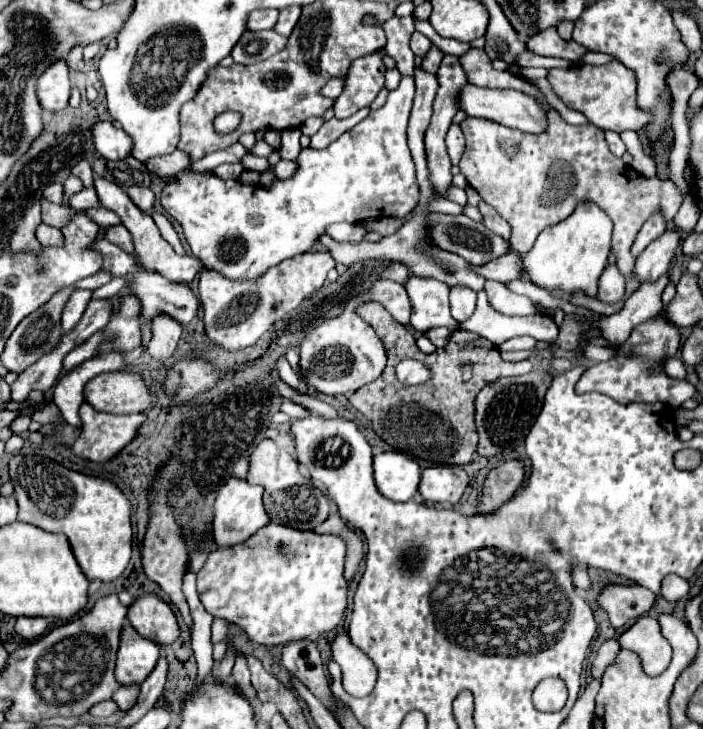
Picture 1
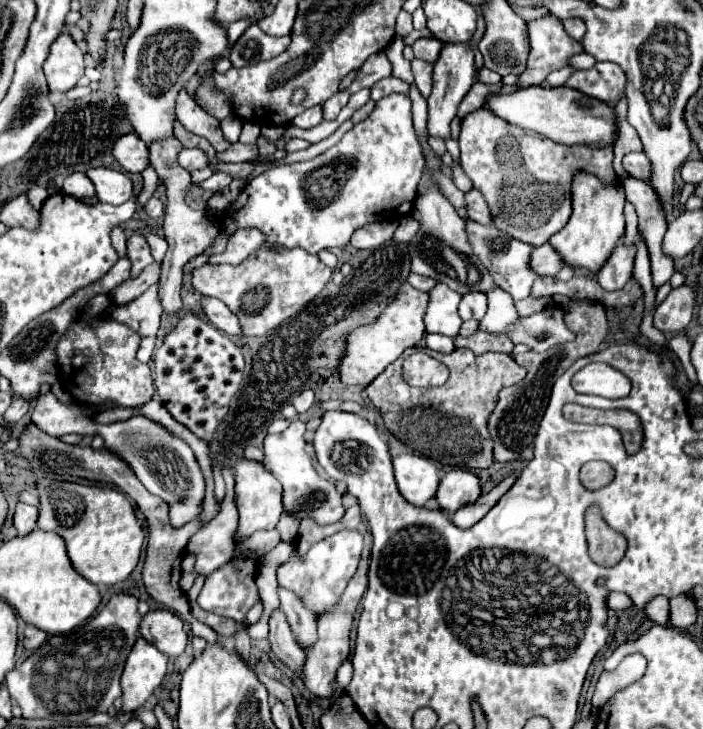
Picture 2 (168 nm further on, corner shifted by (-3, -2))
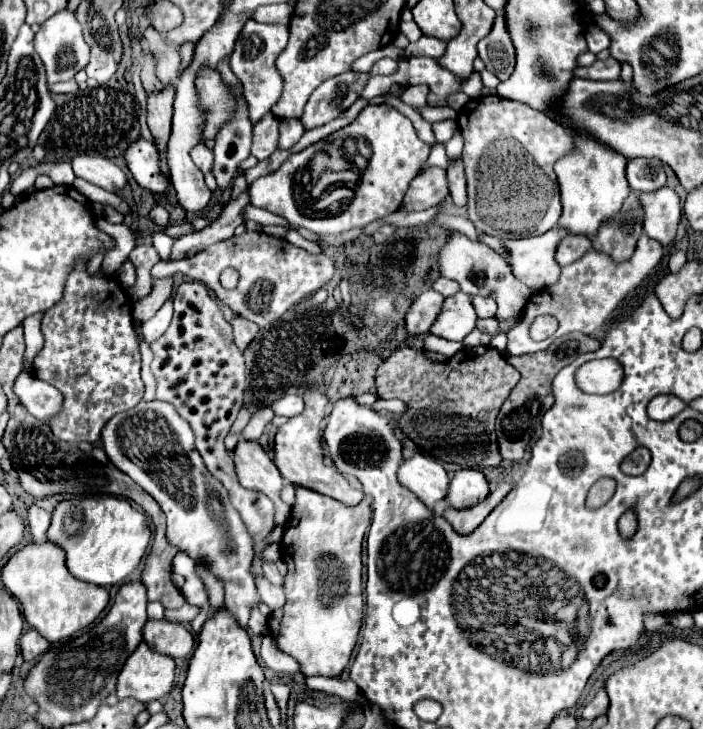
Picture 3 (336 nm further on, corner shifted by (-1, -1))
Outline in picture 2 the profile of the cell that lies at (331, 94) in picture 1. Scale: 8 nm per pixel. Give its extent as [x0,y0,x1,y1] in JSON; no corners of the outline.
[291,105,323,129]

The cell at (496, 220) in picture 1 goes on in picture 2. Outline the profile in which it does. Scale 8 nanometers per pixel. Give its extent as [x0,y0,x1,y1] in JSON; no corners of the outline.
[467,189,493,225]

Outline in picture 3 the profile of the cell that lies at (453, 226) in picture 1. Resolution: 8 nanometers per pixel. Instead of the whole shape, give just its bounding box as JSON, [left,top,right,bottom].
[505,228,567,288]

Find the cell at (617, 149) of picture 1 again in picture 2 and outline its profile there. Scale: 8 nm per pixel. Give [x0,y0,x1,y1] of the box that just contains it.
[623,153,651,179]

